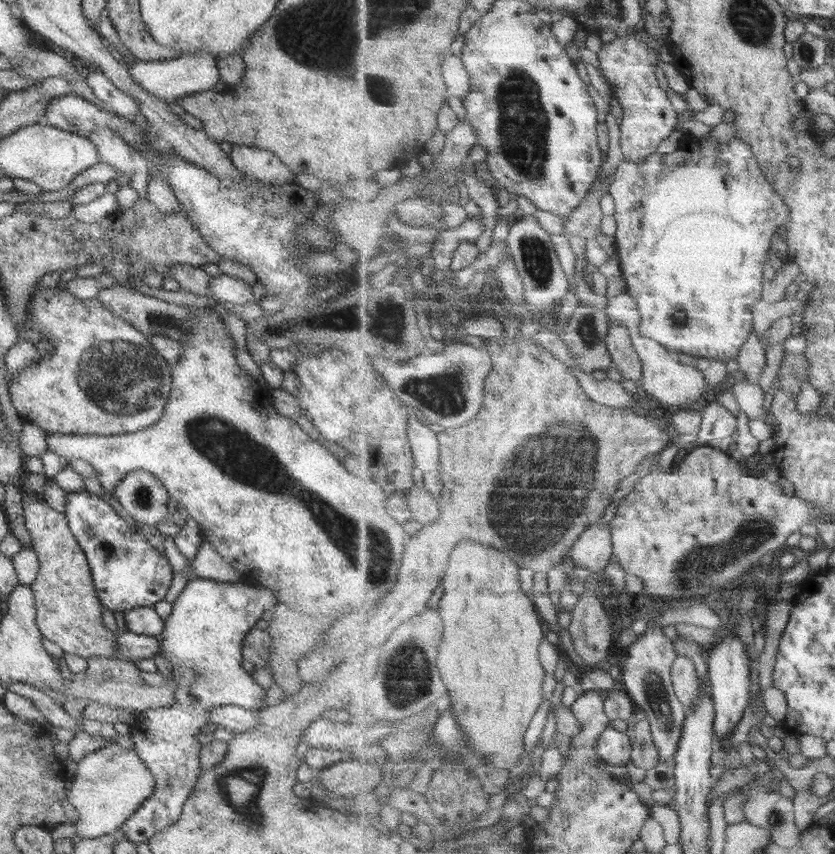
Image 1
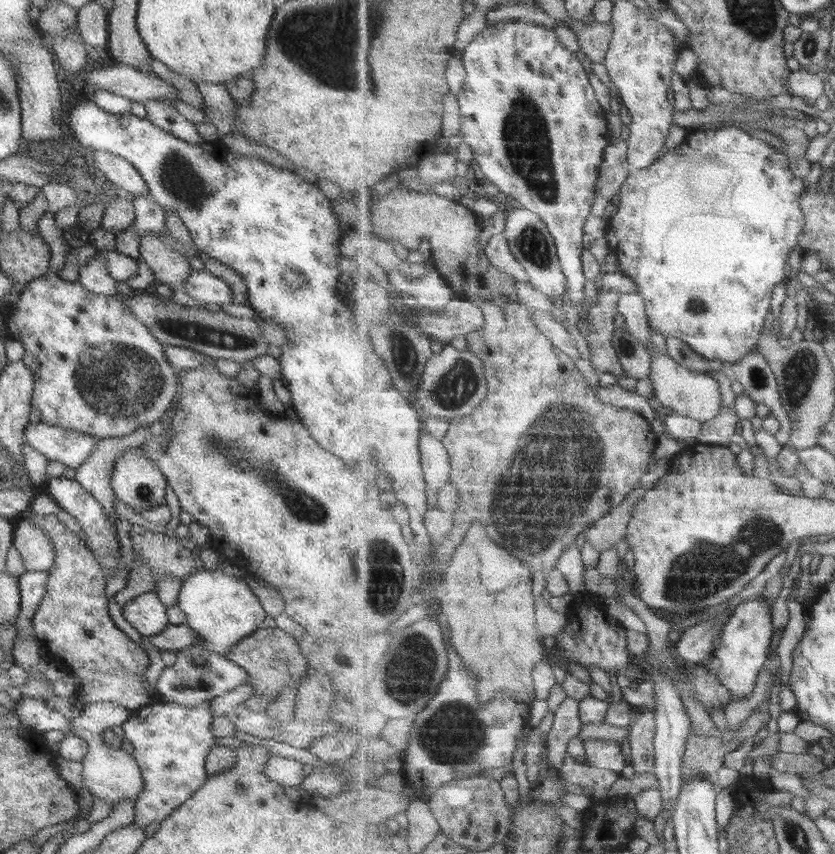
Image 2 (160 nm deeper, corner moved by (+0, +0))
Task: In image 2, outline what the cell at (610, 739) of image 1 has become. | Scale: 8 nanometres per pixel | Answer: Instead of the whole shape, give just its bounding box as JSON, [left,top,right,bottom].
[583,739,625,773]

